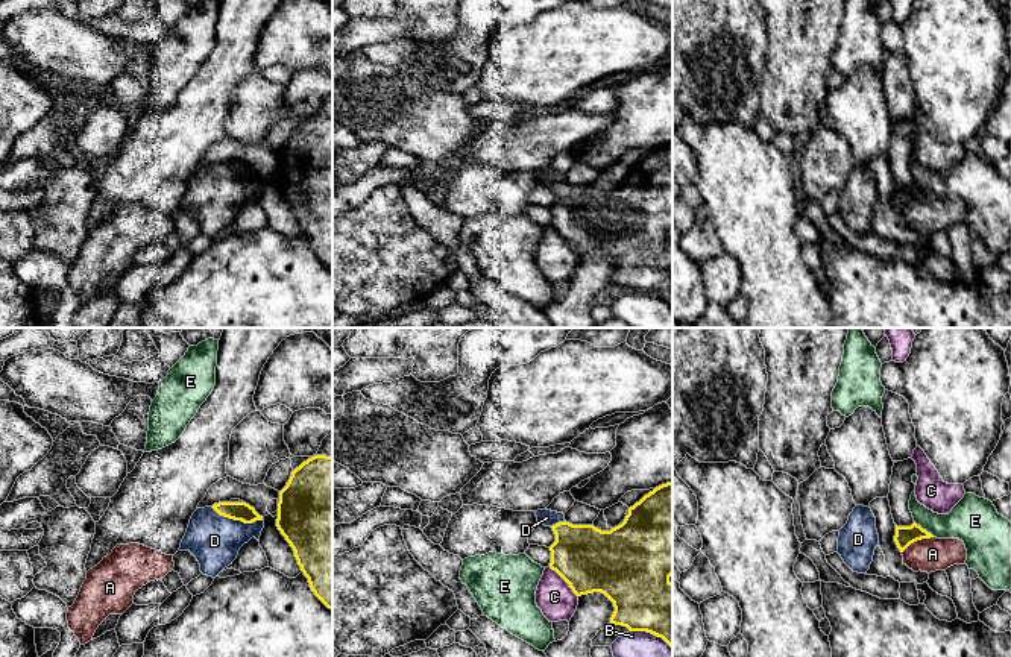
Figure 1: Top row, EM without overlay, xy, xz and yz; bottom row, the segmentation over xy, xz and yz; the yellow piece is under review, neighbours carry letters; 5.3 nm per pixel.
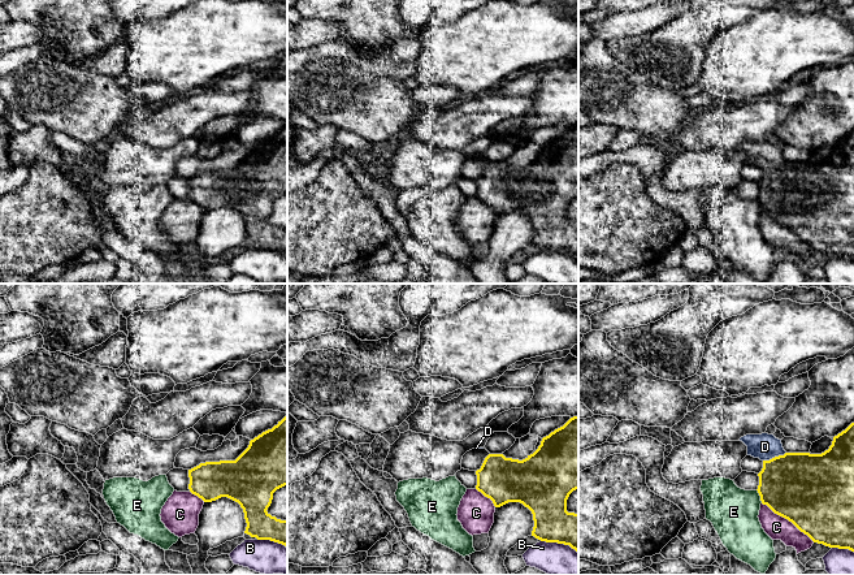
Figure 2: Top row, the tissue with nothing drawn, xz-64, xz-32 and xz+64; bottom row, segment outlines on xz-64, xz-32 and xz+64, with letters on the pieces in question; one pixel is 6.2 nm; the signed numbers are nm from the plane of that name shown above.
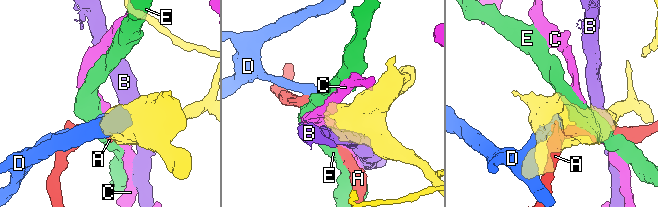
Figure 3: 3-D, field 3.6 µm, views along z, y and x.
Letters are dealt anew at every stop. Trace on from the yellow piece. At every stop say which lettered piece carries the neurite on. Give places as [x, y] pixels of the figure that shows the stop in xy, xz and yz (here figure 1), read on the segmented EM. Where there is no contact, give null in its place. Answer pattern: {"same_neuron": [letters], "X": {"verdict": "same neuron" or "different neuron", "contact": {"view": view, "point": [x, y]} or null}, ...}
{"same_neuron": ["D"], "A": {"verdict": "different neuron", "contact": {"view": "yz", "point": [917, 539]}}, "B": {"verdict": "different neuron", "contact": {"view": "xz", "point": [651, 633]}}, "C": {"verdict": "different neuron", "contact": {"view": "xz", "point": [565, 580]}}, "D": {"verdict": "same neuron", "contact": {"view": "xy", "point": [231, 518]}}, "E": {"verdict": "different neuron", "contact": {"view": "yz", "point": [925, 530]}}}

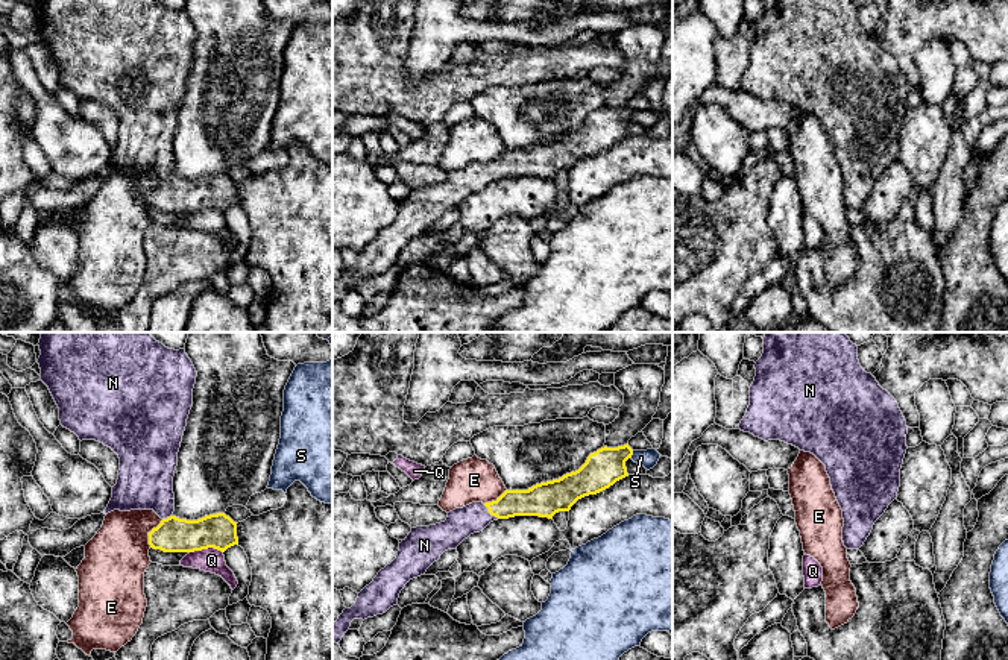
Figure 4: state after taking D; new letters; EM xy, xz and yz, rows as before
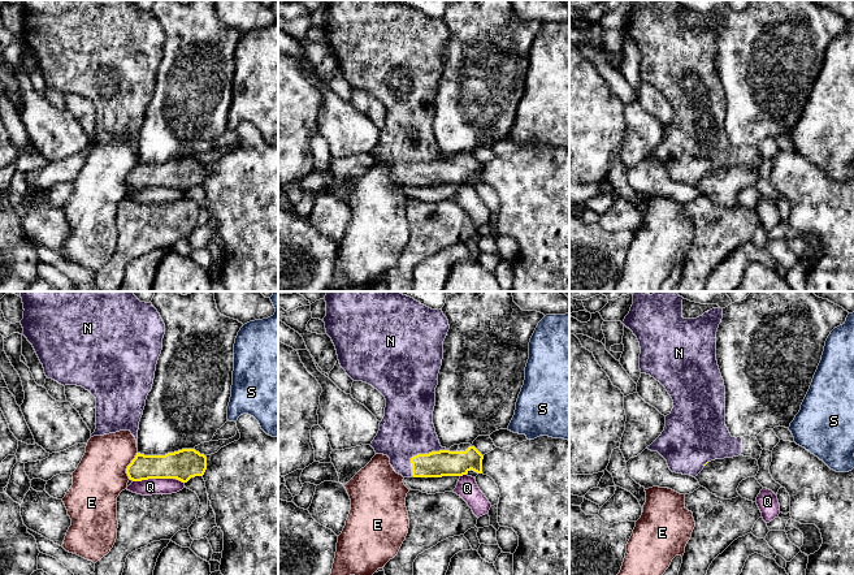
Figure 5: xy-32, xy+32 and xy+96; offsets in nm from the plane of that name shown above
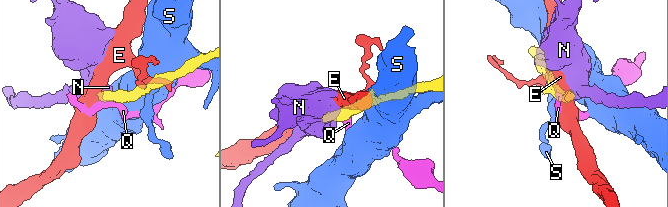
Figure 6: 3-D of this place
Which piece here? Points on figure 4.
{"same_neuron": ["N"], "E": {"verdict": "different neuron", "contact": {"view": "xy", "point": [149, 533]}}, "N": {"verdict": "same neuron", "contact": {"view": "xz", "point": [491, 513]}}, "Q": {"verdict": "different neuron", "contact": {"view": "xy", "point": [205, 548]}}, "S": {"verdict": "different neuron", "contact": {"view": "xz", "point": [632, 454]}}}

